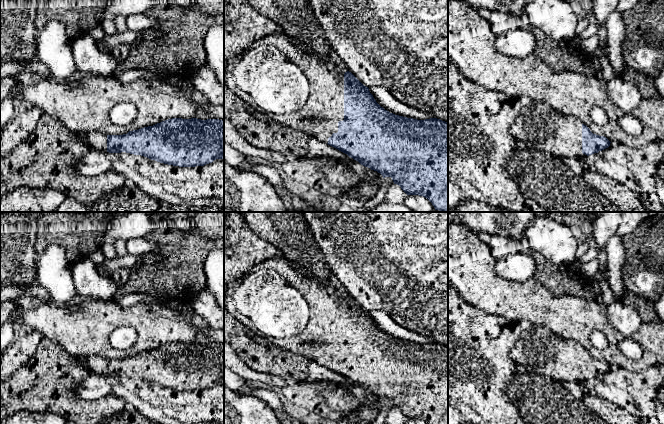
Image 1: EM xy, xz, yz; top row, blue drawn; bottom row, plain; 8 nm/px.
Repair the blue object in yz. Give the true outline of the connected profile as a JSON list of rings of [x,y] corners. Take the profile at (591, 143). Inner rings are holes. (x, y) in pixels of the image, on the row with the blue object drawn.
[[[537,101],[522,107],[510,132],[520,145],[560,159],[588,157],[611,143],[606,137],[593,134],[574,116]]]

